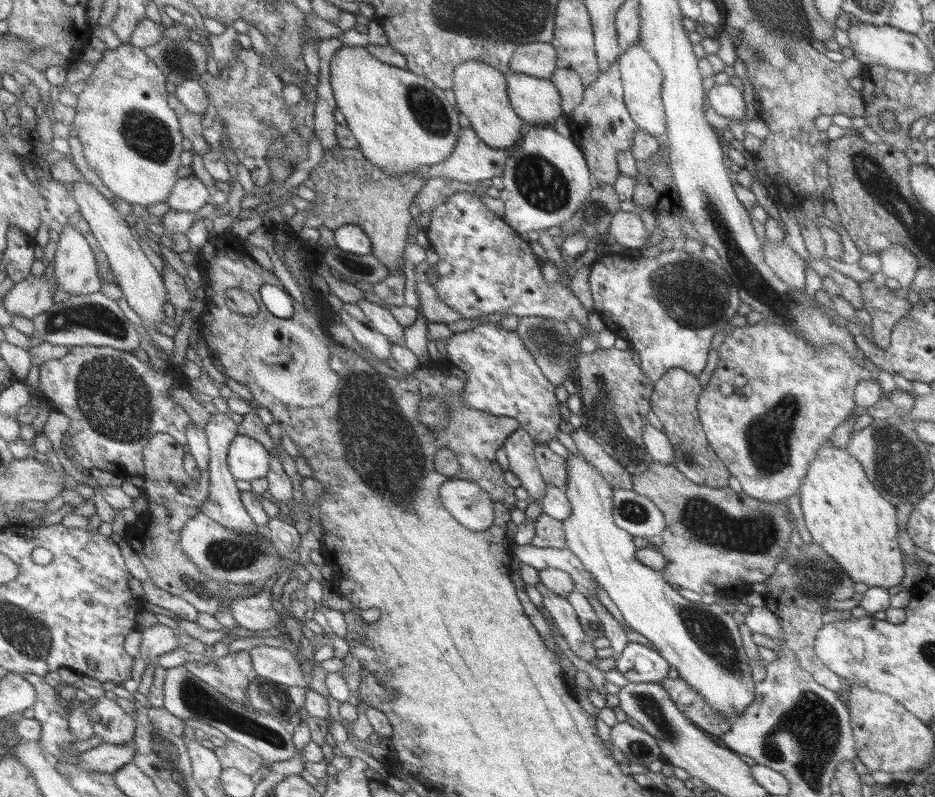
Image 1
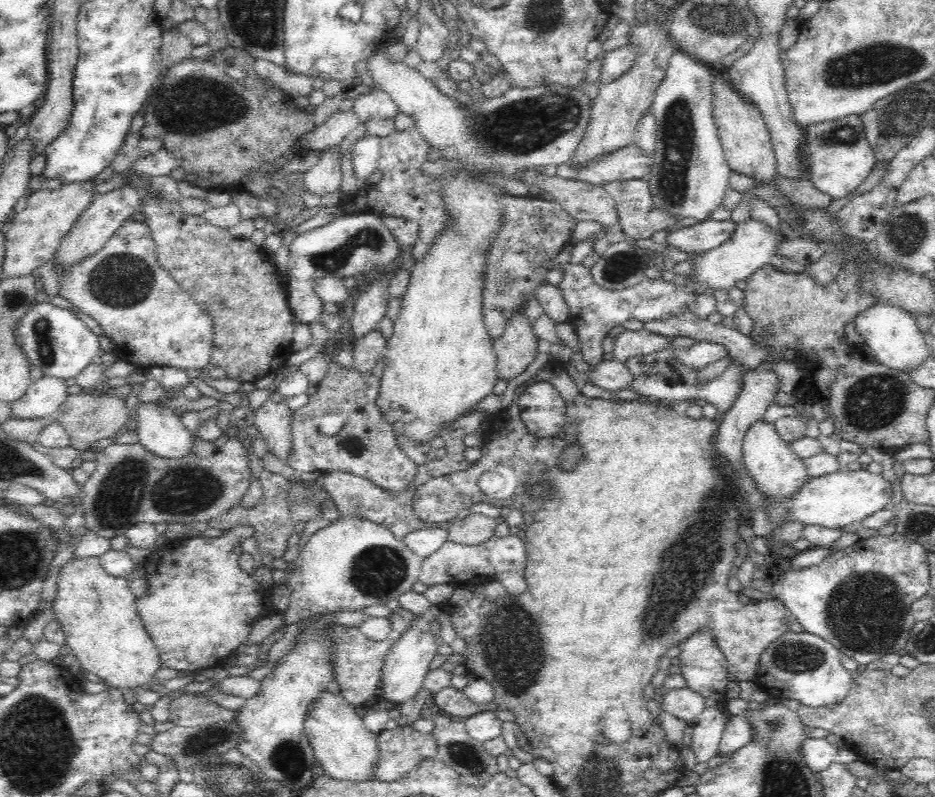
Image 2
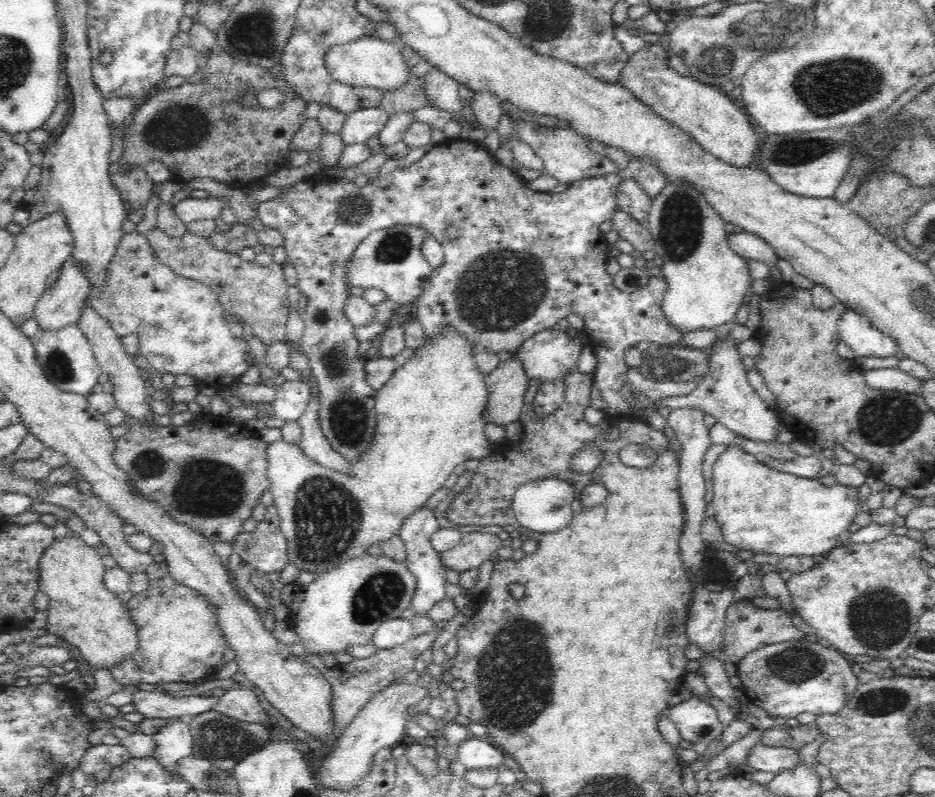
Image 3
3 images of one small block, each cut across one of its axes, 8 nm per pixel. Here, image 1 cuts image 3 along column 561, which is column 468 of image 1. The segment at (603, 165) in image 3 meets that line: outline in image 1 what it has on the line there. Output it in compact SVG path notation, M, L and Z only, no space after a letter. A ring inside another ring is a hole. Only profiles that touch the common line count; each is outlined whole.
M473 127L463 128L460 134L458 146L452 156L441 165L434 165L426 170L428 179L430 178L447 178L455 182L465 182L466 184L476 185L477 181L491 179L492 177L501 177L504 173L504 166L509 158L509 150L494 150L493 147L486 146L478 138Z

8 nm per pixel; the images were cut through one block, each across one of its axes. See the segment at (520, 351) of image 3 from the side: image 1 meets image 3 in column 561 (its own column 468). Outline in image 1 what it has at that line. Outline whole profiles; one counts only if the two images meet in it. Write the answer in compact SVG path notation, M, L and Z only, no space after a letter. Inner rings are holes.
M489 322L475 325L471 330L453 333L446 341L446 352L457 368L467 374L467 380L461 395L462 402L466 402L480 412L513 419L537 444L545 445L549 440L555 440L560 420L559 402L555 399L554 386L541 374L539 366L523 348L523 342L517 333L501 328L498 324Z

